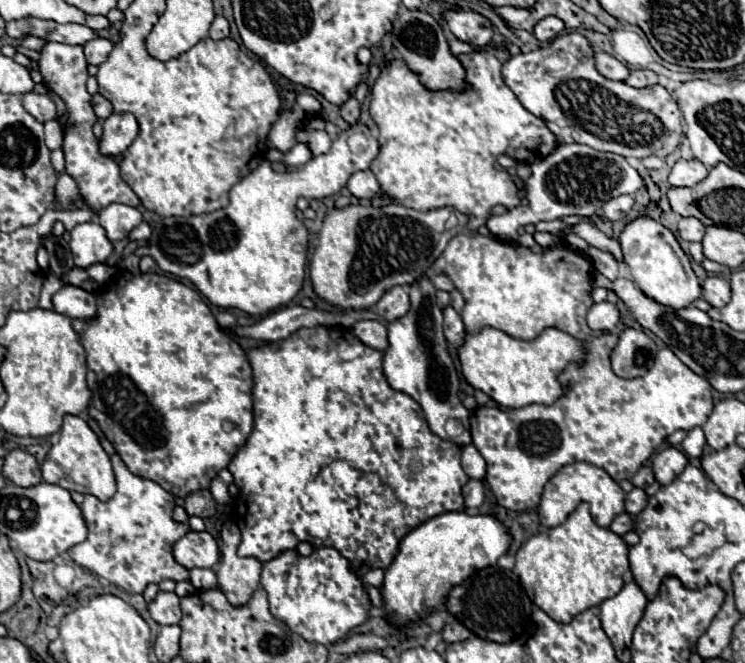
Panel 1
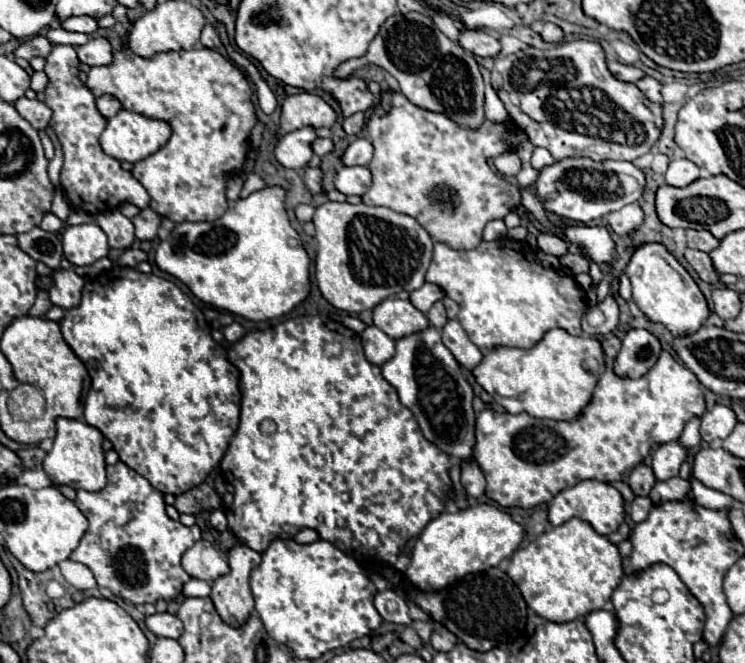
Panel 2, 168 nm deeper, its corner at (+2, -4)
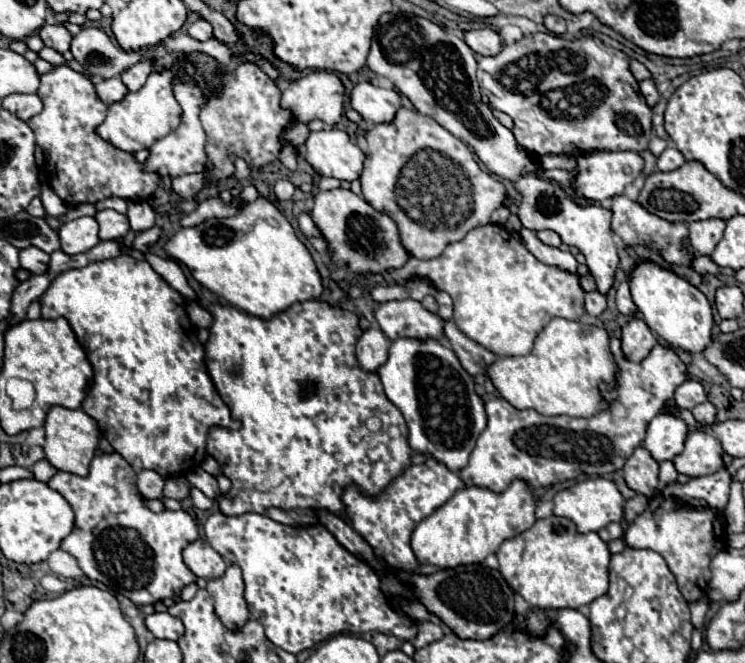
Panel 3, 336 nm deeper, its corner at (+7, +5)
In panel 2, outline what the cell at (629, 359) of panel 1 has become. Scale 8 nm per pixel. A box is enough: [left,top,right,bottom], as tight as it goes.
[615,329,661,379]

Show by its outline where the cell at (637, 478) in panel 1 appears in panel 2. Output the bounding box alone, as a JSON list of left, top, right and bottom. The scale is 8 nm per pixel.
[629,463,657,497]

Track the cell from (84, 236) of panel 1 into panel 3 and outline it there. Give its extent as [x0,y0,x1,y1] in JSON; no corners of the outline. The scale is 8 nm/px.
[58,216,100,256]

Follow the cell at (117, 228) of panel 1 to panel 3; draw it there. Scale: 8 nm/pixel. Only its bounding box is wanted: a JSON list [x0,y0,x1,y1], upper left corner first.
[94,210,130,240]

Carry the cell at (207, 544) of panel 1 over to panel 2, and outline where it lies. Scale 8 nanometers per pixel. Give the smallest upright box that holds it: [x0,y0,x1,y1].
[183,541,229,581]

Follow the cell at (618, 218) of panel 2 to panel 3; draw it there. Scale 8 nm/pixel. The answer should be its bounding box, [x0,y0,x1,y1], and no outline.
[612,196,690,264]

